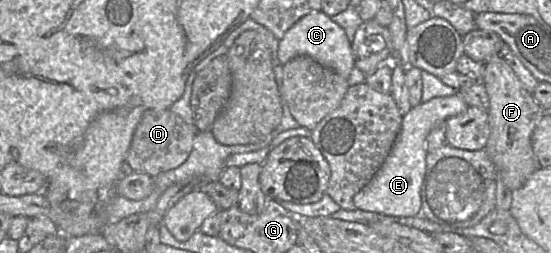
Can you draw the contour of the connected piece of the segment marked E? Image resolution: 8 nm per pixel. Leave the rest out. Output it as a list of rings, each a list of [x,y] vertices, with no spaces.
[[[458,93],[447,97],[435,97],[412,107],[402,117],[400,131],[393,146],[378,171],[353,198],[358,210],[388,217],[412,217],[421,215],[421,186],[426,171],[425,140],[432,128],[466,110],[467,104]]]

